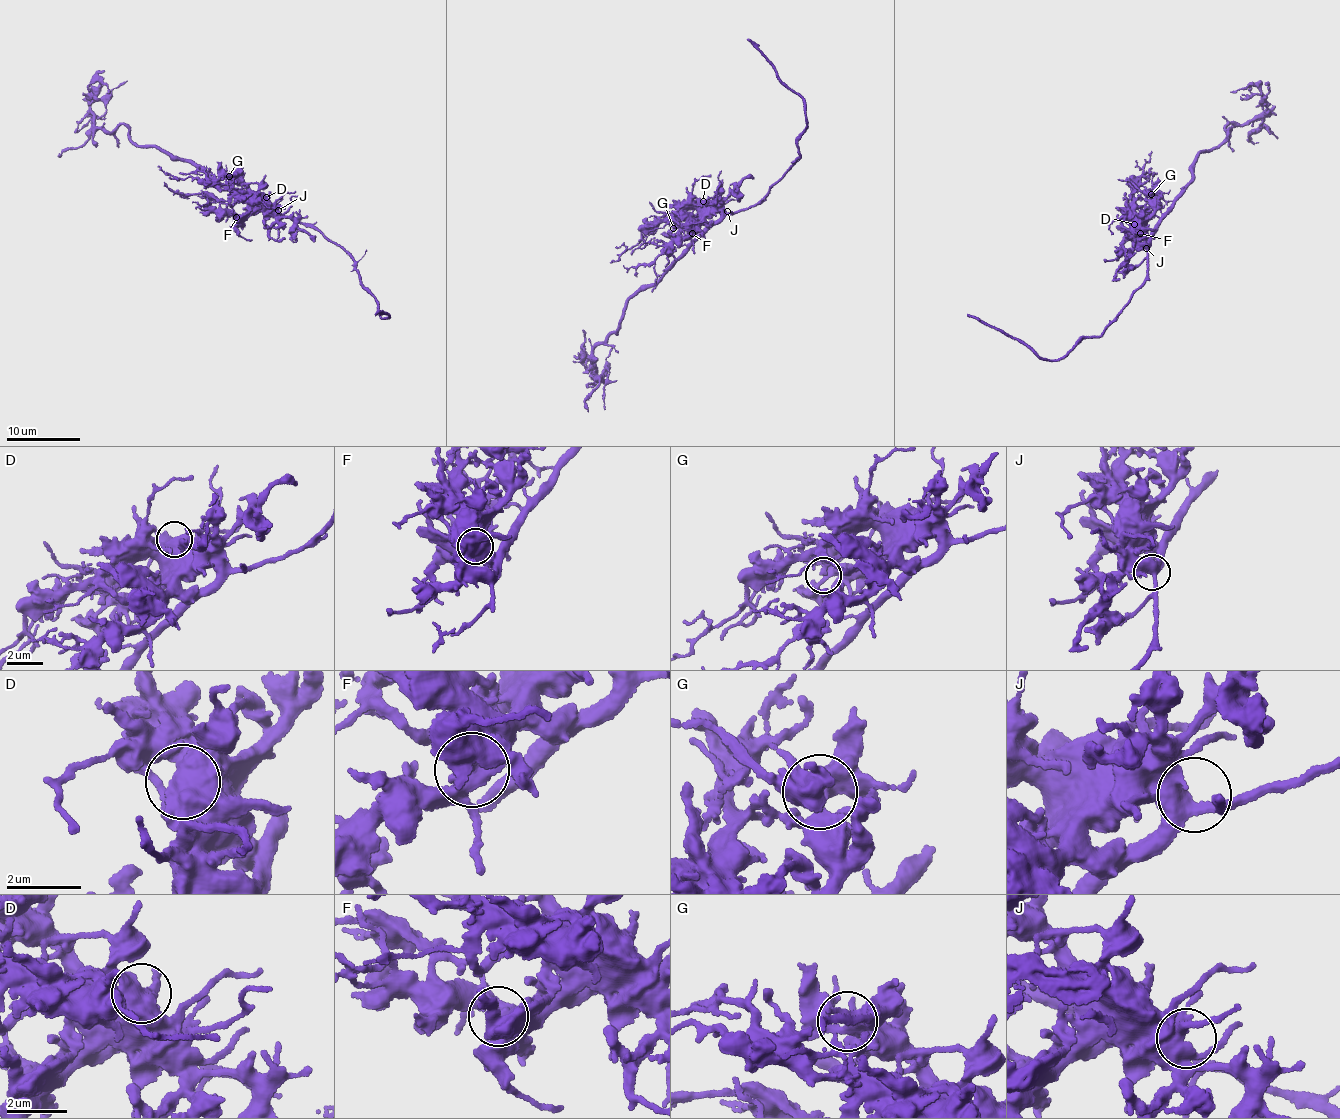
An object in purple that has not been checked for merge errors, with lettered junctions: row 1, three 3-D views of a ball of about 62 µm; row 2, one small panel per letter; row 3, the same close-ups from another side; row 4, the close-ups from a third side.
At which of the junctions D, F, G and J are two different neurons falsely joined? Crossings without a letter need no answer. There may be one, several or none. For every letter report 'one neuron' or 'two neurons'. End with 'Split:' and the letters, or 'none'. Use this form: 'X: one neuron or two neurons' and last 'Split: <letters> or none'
D: one neuron
F: one neuron
G: one neuron
J: one neuron
Split: none

